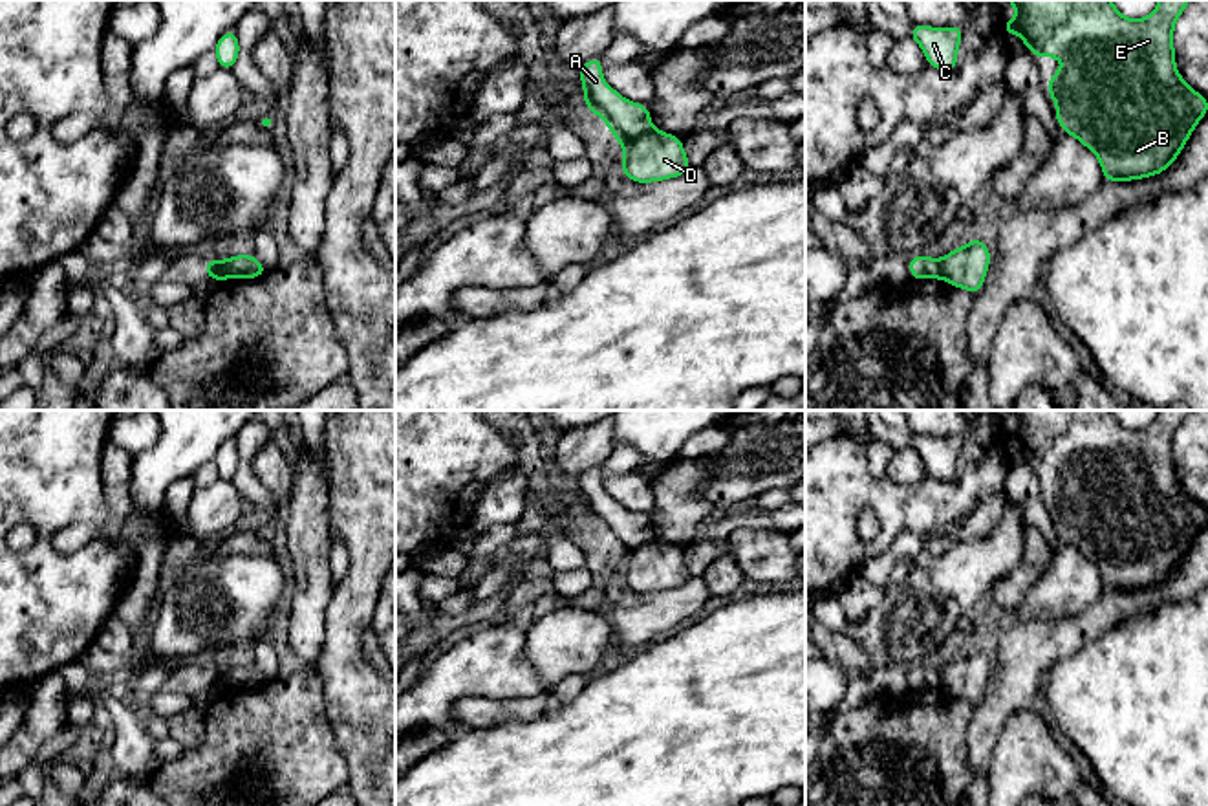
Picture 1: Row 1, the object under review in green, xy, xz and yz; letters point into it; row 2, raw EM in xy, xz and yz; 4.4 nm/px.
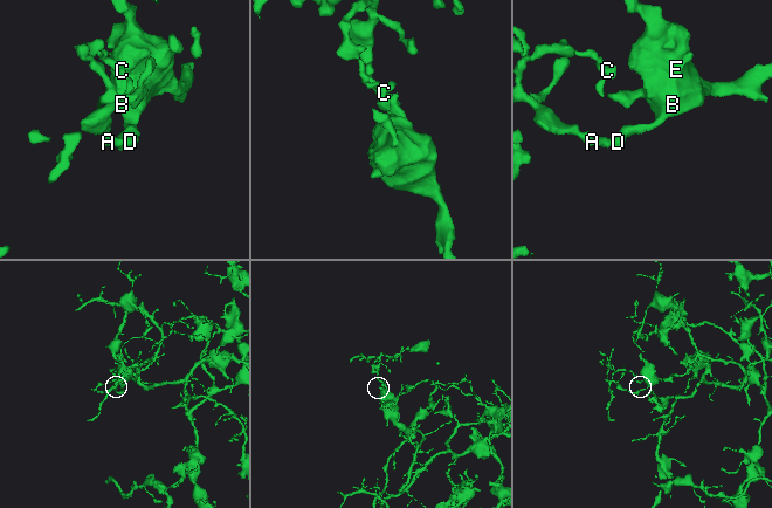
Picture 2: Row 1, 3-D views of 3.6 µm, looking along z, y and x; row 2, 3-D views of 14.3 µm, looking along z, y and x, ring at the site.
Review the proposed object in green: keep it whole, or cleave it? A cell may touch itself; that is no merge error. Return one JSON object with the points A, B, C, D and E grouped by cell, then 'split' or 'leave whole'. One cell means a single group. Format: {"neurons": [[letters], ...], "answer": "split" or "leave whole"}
{"neurons": [["A", "C"], ["B", "D", "E"]], "answer": "split"}

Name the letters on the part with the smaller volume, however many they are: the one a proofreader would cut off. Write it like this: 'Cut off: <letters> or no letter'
Cut off: A, C

